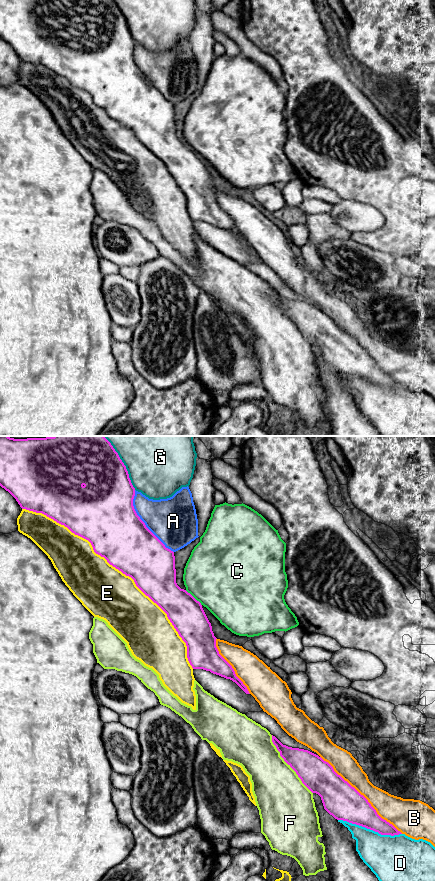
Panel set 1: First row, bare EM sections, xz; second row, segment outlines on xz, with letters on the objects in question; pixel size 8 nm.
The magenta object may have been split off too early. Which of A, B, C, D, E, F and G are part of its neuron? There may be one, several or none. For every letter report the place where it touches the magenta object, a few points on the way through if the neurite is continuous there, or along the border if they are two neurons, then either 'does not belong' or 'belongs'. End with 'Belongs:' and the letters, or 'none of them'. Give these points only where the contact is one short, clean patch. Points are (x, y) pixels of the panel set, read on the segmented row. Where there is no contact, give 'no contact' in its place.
A: meets magenta in xz at (143, 522); does not belong
B: meets magenta in xz at (362, 795); does not belong
C: meets magenta in xz at (193, 597); does not belong
D: meets magenta in xz at (370, 829); does not belong
E: meets magenta in xz at (120, 570); does not belong
F: meets magenta in xz at (287, 763); does not belong
G: meets magenta in xz at (123, 463); does not belong
Belongs: none of them

